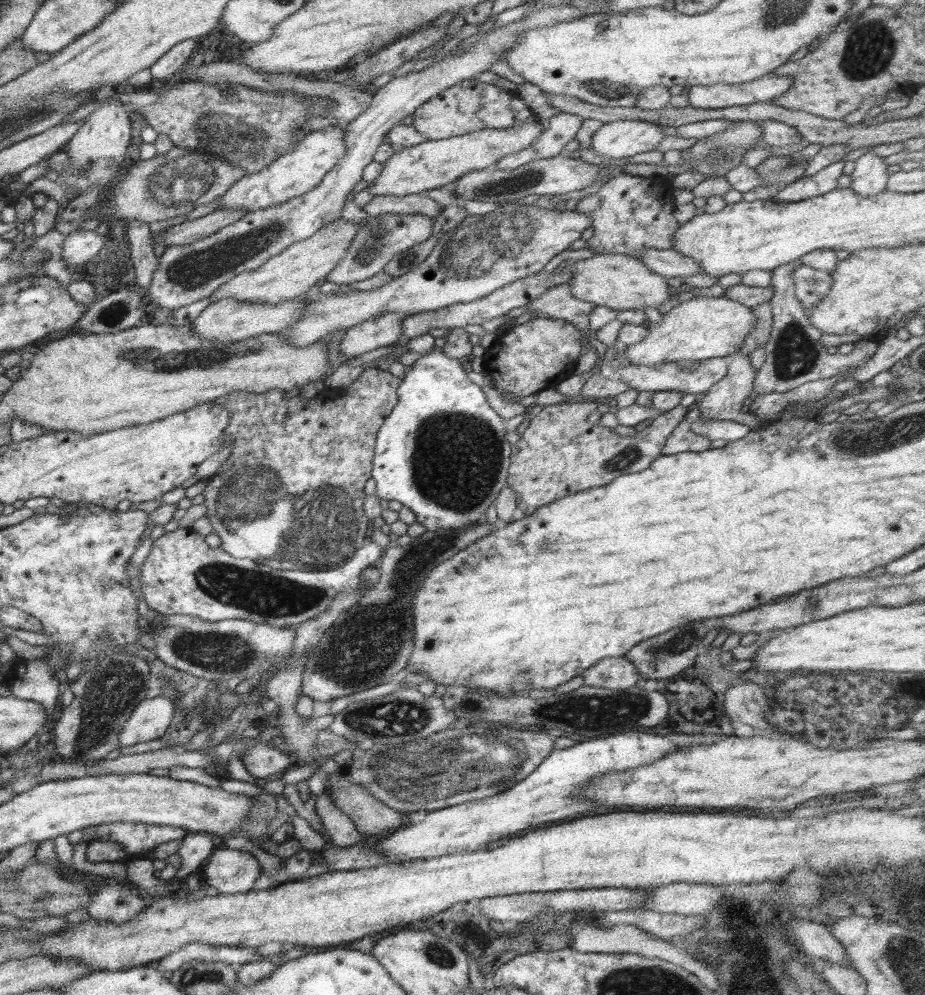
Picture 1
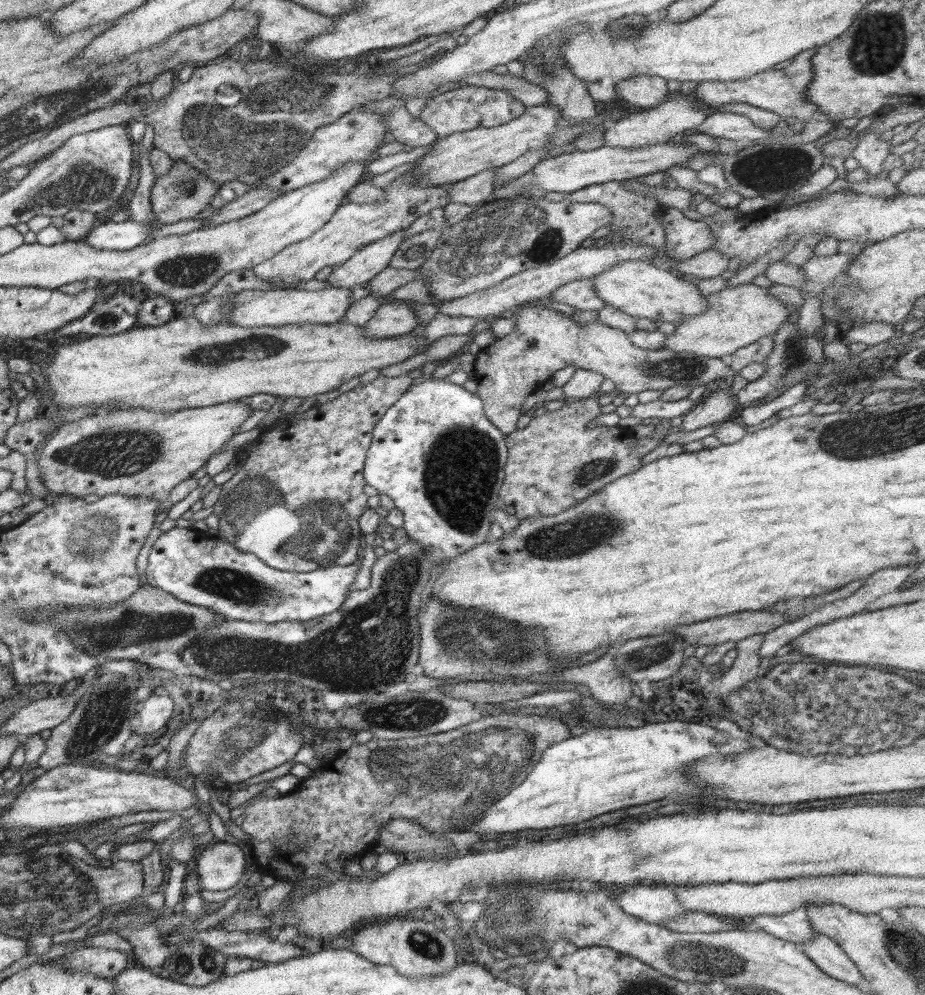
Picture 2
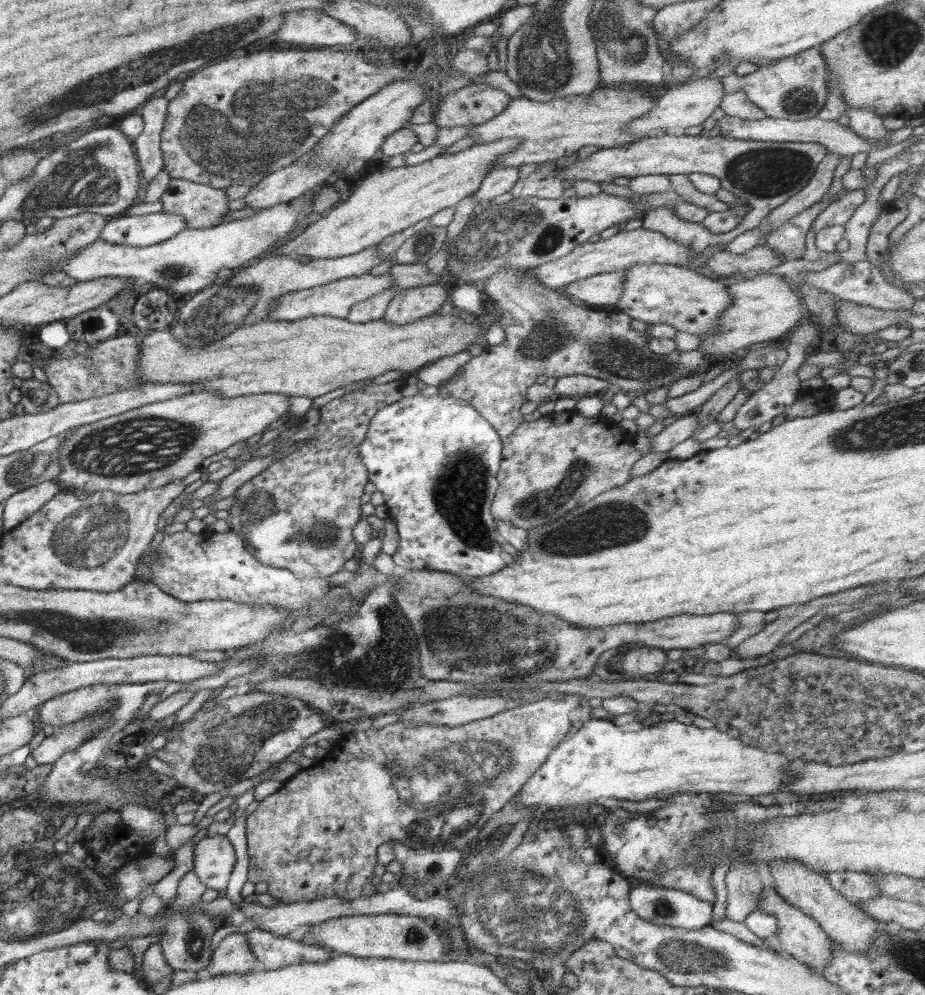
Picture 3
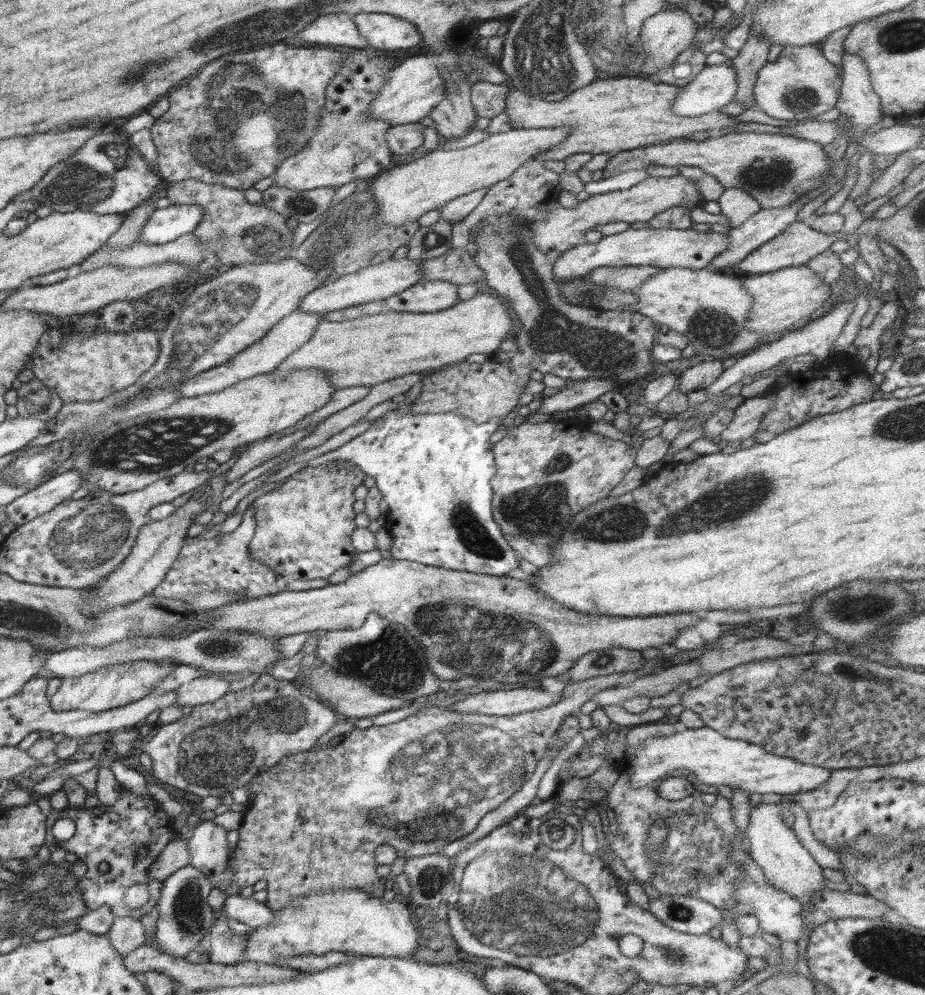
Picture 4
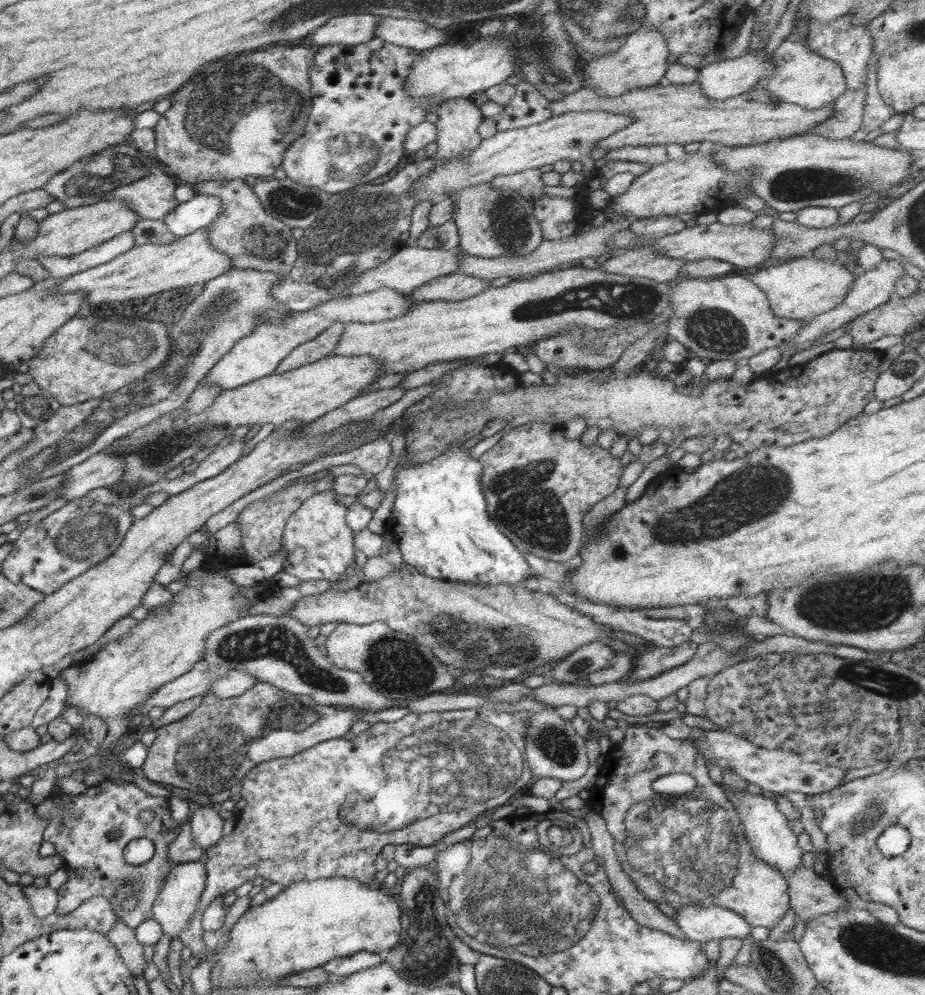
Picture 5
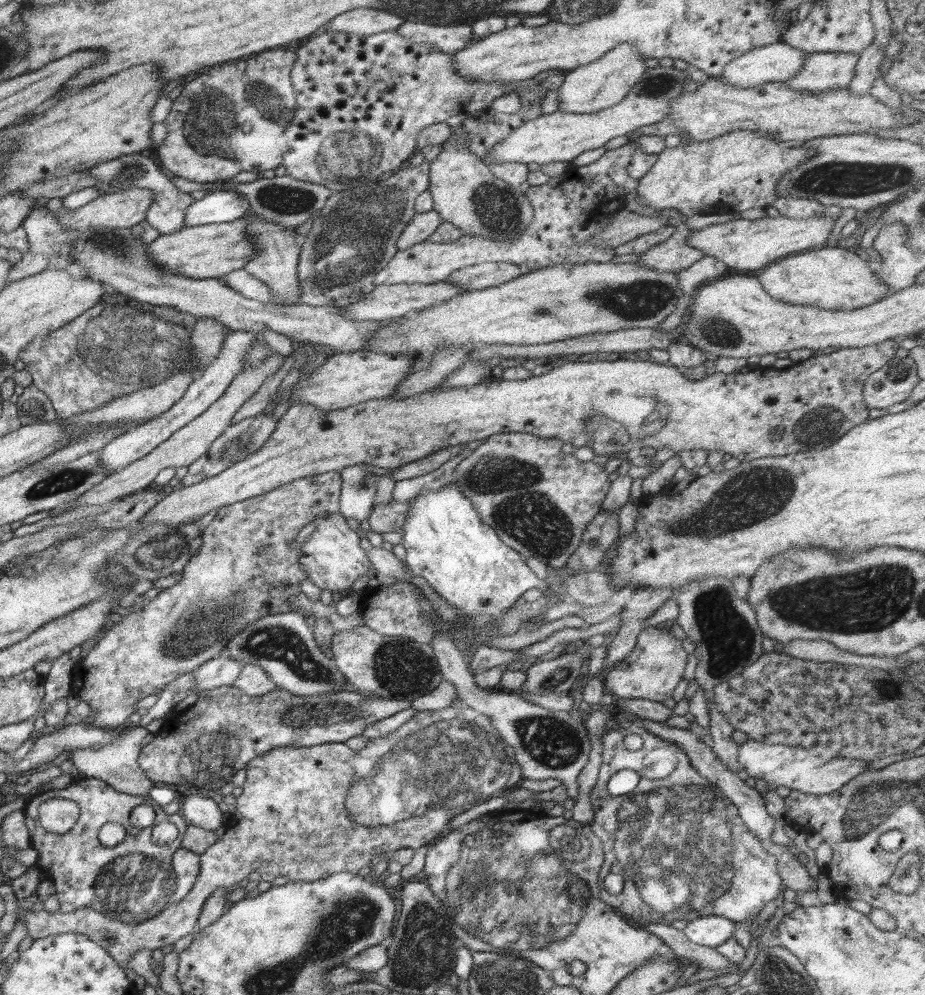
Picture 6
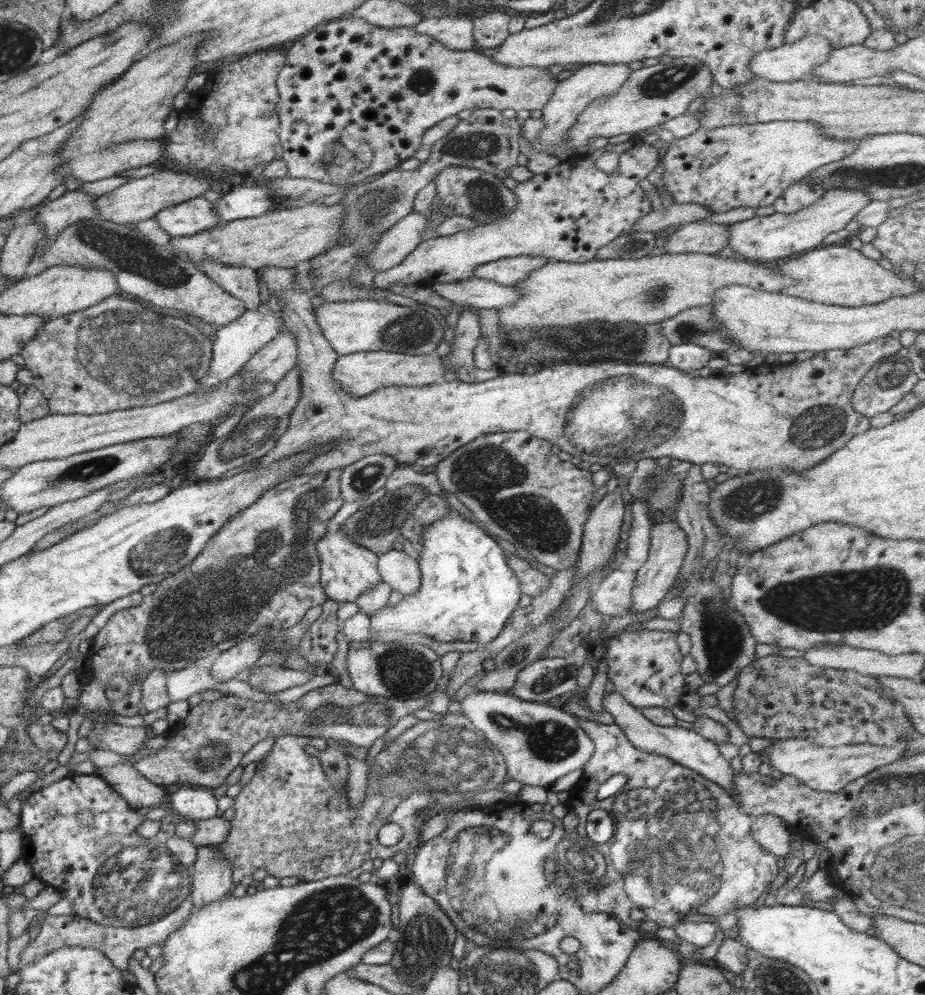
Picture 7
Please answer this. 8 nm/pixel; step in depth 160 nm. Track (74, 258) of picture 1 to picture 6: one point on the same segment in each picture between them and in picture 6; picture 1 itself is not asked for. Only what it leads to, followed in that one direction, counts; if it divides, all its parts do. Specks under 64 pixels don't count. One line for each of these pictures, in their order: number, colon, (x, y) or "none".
2: (107, 235)
3: (144, 230)
4: (167, 224)
5: (201, 211)
6: (219, 206)

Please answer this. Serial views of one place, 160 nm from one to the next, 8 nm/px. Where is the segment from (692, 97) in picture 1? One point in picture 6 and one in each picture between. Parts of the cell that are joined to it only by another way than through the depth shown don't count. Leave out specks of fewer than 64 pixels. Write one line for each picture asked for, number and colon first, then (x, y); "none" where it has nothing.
2: (784, 91)
3: (794, 88)
4: (801, 83)
5: (800, 76)
6: (822, 71)

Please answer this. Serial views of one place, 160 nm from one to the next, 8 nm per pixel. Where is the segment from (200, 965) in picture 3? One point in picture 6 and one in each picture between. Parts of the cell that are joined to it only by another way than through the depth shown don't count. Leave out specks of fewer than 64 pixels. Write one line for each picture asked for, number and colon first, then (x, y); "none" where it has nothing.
4: (184, 917)
5: (175, 905)
6: (186, 865)

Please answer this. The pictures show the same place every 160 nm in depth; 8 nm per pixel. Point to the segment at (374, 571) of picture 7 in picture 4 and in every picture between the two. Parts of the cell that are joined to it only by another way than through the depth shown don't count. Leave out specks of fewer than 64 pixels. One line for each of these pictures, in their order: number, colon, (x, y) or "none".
4: (304, 525)
5: (319, 545)
6: (332, 556)

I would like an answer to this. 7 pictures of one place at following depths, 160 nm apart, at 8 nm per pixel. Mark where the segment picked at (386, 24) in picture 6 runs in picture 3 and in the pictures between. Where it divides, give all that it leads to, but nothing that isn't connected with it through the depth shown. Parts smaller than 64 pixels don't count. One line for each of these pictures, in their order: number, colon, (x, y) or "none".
3: (315, 29)
4: (339, 29)
5: (354, 28)

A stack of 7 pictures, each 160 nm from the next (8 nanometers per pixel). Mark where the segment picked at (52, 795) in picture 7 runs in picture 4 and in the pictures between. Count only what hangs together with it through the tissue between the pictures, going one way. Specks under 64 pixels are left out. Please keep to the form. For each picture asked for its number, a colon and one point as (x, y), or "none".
4: (113, 834)
5: (78, 826)
6: (86, 874)

